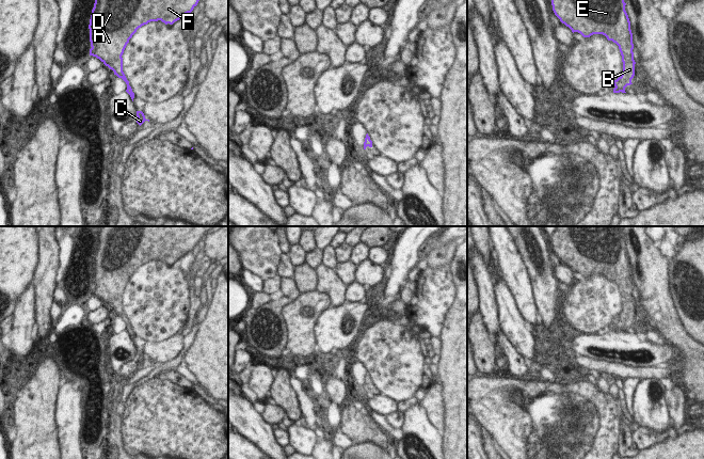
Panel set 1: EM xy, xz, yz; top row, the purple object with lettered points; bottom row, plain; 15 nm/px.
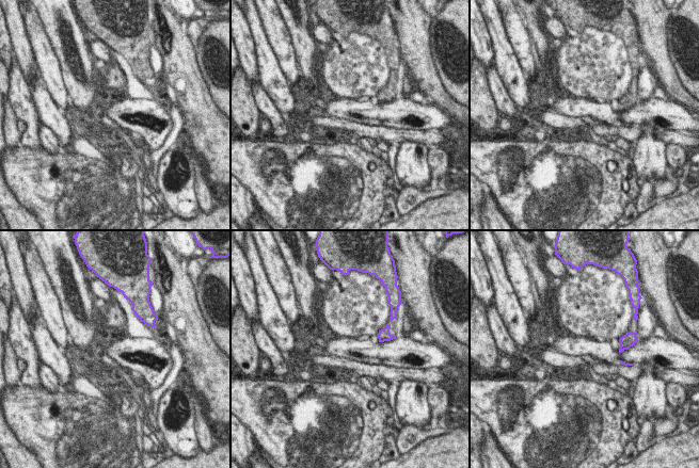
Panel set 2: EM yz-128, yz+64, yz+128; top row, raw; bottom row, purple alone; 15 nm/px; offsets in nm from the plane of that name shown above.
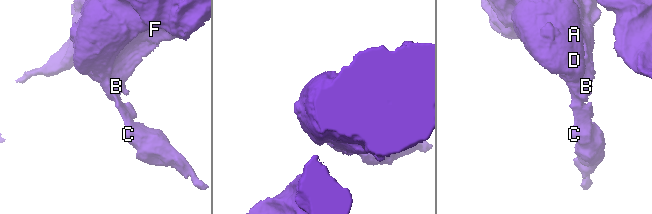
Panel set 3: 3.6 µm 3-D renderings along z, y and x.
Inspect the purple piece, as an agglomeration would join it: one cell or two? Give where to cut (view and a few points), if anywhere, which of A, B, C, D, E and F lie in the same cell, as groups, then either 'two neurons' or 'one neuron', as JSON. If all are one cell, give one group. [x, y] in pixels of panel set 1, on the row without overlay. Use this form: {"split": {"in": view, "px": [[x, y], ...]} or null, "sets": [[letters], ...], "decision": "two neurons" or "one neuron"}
{"split": null, "sets": [["A", "B", "C", "D", "E", "F"]], "decision": "one neuron"}

